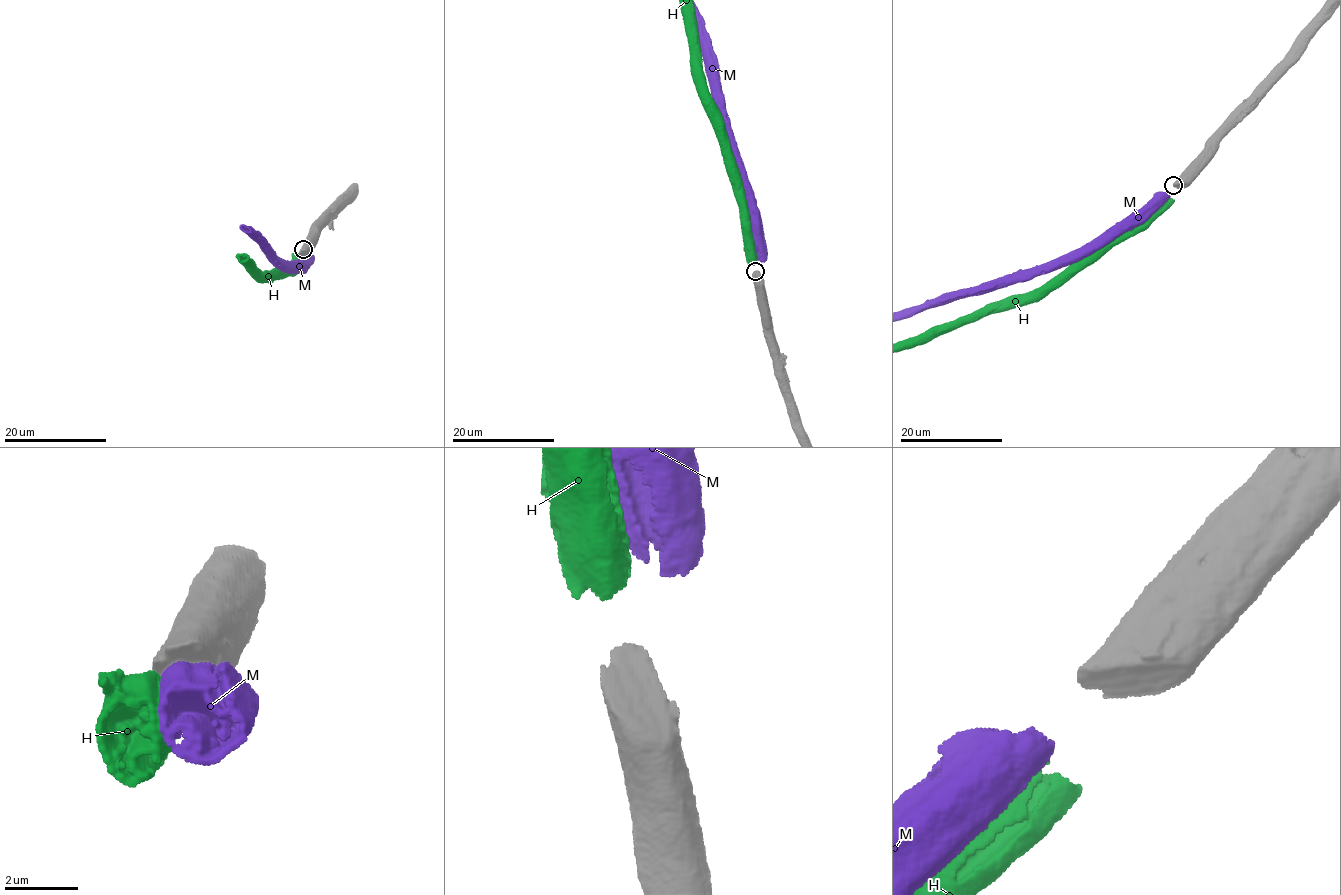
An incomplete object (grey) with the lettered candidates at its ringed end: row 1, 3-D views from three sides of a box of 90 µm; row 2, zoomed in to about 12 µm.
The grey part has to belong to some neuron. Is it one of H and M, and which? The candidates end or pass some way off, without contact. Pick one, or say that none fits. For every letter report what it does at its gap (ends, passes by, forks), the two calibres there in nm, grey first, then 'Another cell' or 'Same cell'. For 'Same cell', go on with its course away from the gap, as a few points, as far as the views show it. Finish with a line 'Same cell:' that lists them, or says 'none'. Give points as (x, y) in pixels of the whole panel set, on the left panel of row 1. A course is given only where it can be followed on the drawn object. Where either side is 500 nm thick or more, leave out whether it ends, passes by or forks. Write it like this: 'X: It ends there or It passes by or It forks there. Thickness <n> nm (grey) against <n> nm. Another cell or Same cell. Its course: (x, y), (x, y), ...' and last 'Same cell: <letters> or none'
H: Thickness 550 nm (grey) against 400 nm. Same cell
M: Thickness 550 nm (grey) against 650 nm. Another cell
Same cell: H

